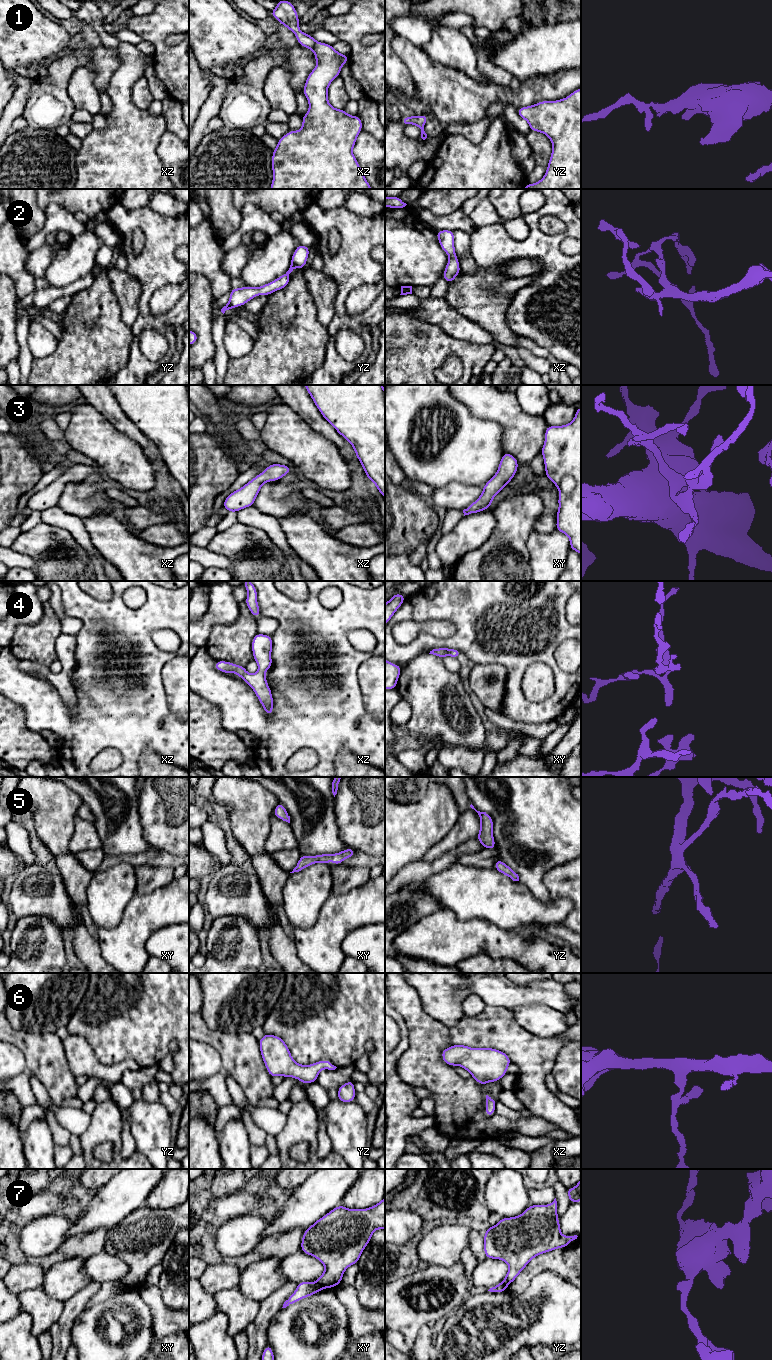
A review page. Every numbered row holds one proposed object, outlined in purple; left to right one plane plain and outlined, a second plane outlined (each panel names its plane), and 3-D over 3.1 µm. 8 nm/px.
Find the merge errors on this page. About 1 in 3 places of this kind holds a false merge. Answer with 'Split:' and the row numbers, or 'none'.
Split: 7

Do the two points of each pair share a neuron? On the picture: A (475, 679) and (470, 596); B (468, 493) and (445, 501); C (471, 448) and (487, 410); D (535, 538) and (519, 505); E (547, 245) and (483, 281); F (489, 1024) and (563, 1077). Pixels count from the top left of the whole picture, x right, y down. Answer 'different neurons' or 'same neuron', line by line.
A: different neurons
B: same neuron
C: different neurons
D: different neurons
E: different neurons
F: different neurons

